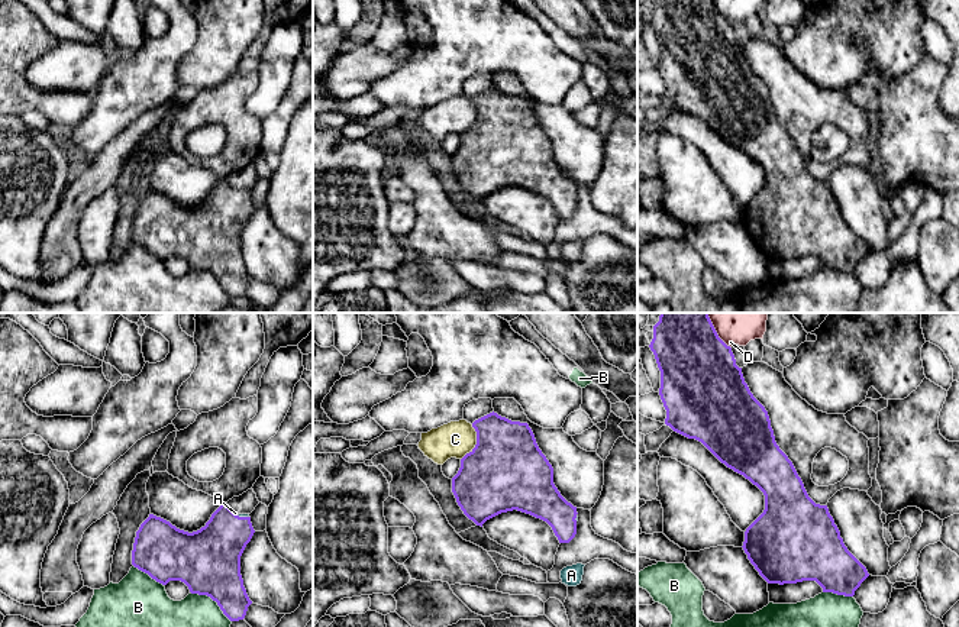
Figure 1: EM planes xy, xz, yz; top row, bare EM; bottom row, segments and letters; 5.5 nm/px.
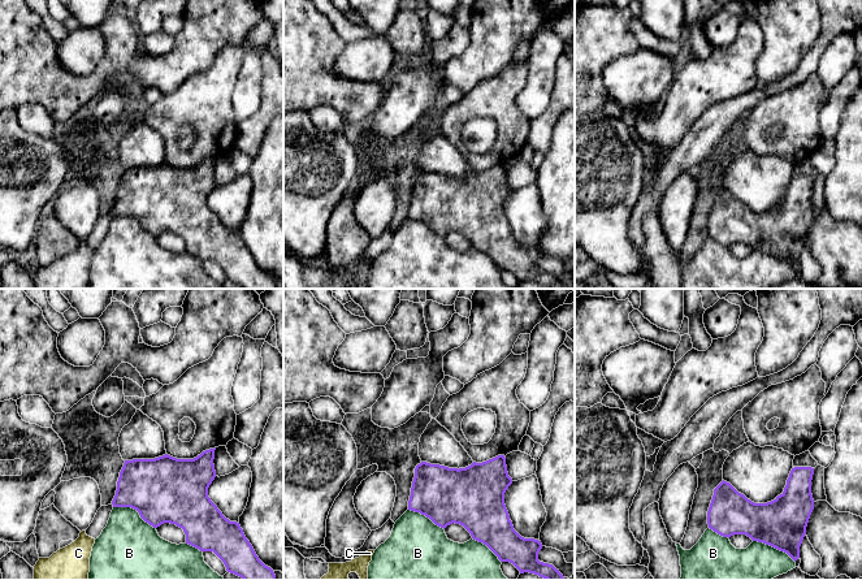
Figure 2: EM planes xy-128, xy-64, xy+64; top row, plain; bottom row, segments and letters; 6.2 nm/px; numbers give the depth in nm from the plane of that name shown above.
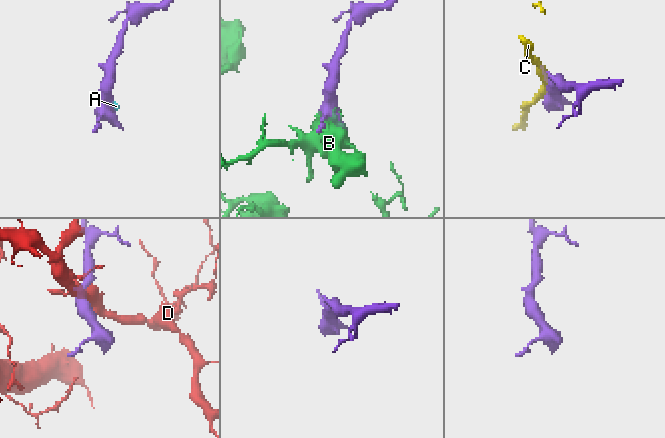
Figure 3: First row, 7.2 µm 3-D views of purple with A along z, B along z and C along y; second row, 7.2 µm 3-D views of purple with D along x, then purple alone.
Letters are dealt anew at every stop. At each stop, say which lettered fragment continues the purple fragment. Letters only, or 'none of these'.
A

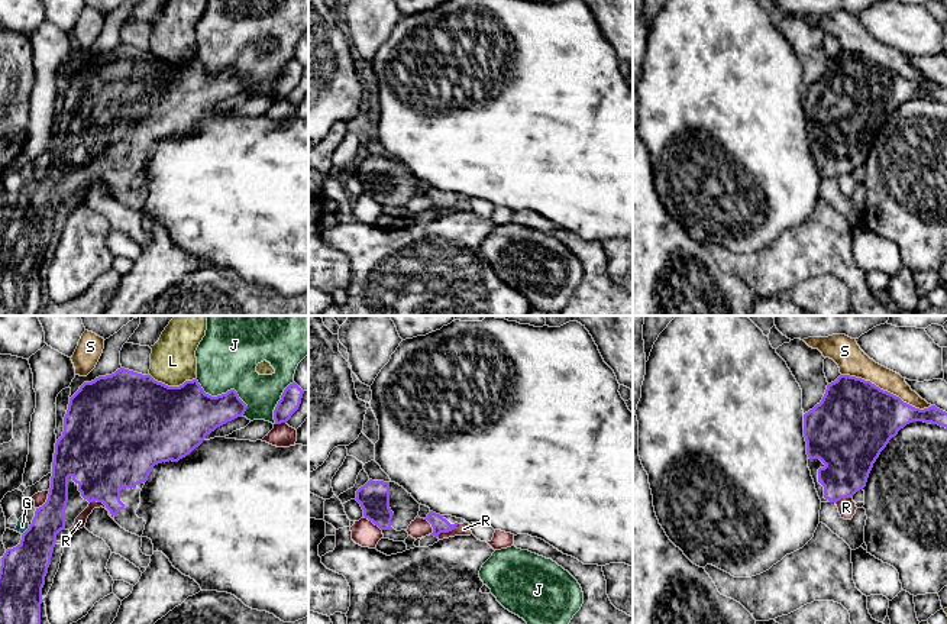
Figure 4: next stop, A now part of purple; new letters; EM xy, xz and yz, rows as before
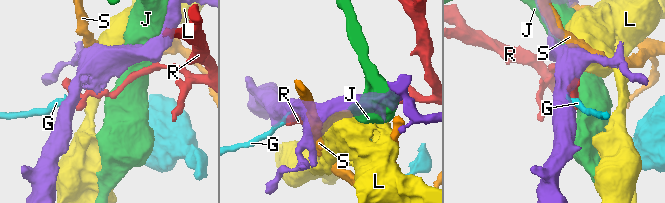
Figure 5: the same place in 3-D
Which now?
none of these

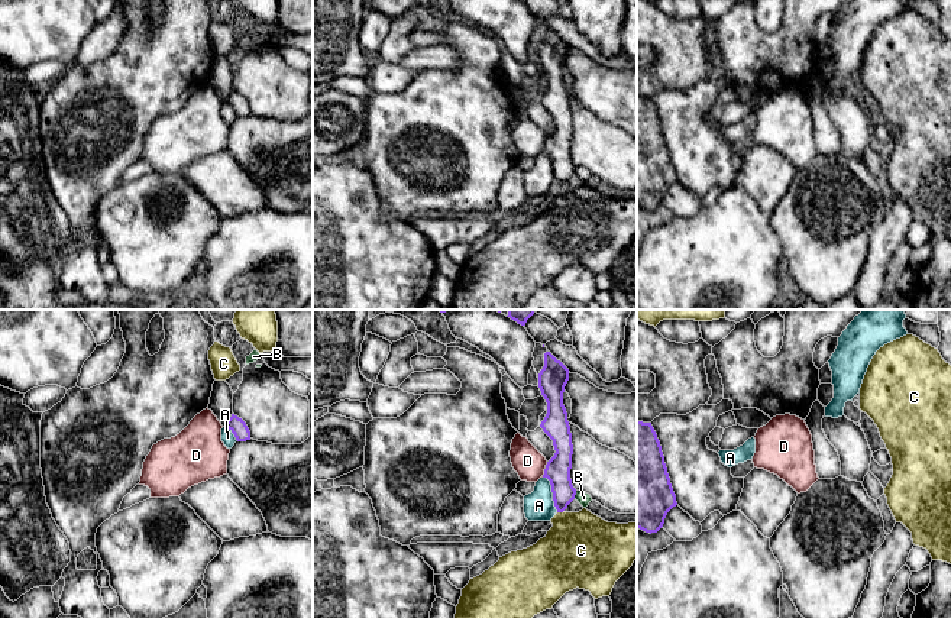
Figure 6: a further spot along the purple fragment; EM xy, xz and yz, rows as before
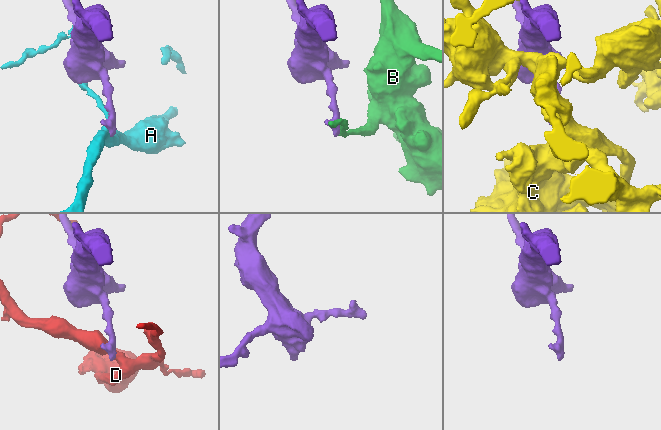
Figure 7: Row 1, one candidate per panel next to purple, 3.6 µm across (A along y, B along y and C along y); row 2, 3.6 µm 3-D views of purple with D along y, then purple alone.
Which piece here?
none of these

